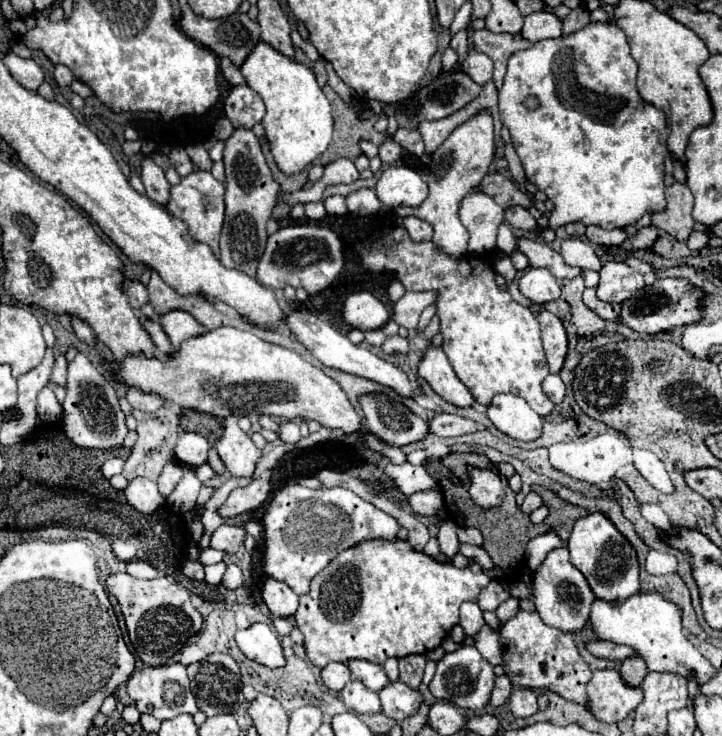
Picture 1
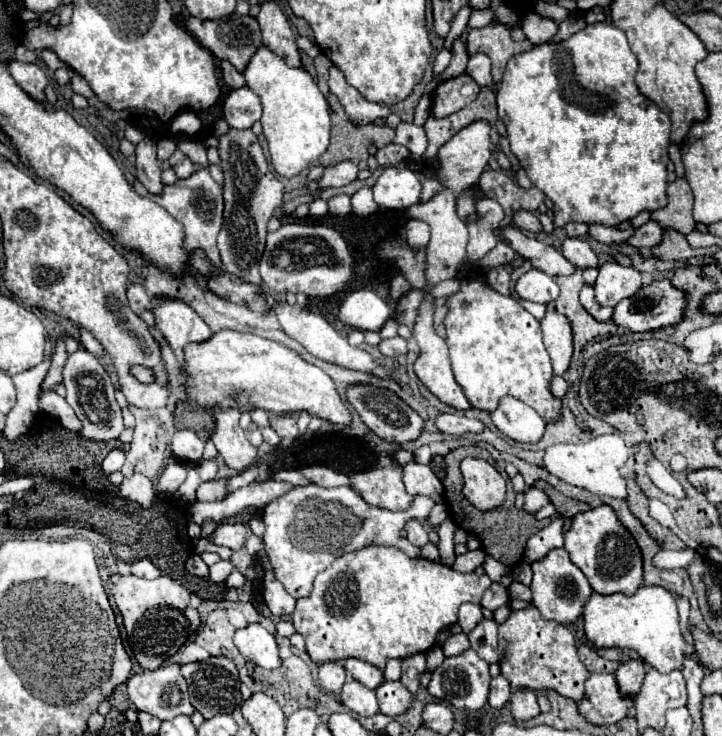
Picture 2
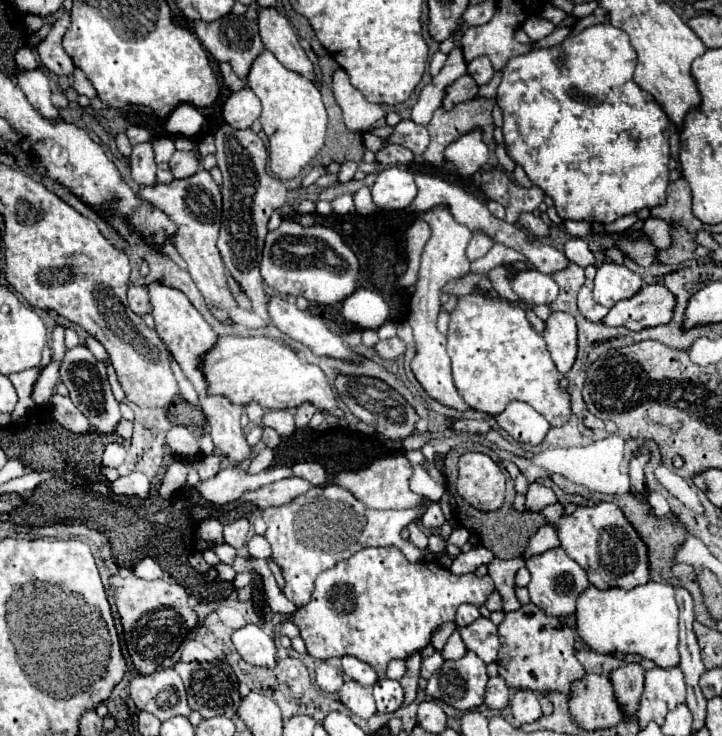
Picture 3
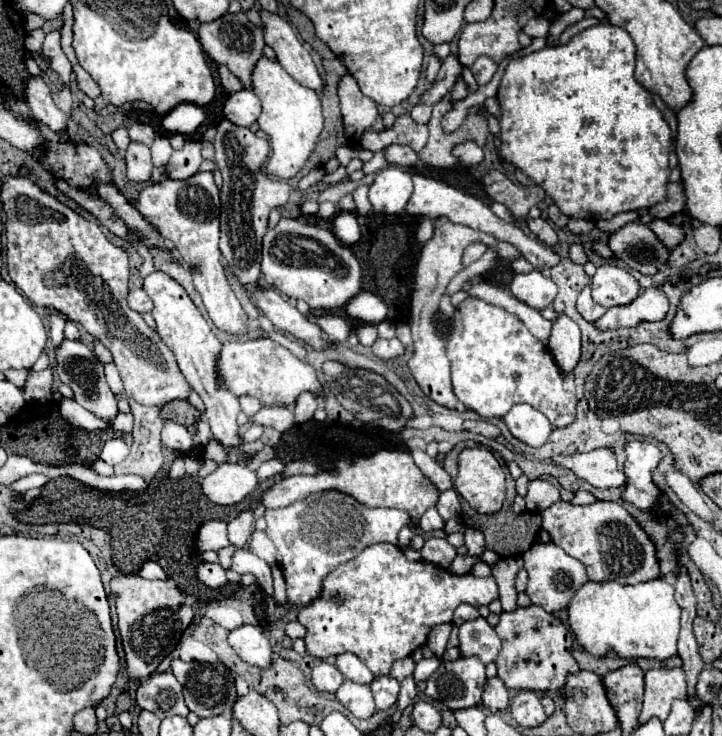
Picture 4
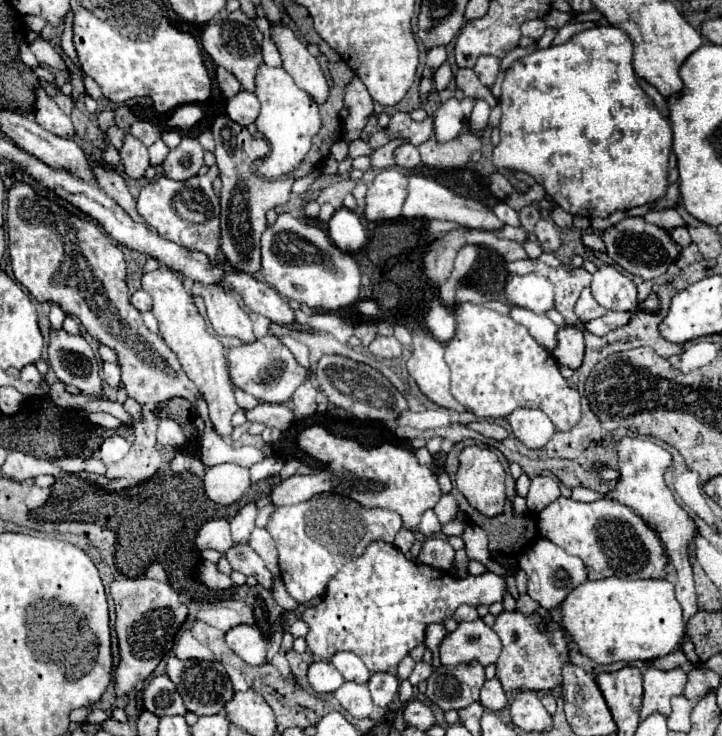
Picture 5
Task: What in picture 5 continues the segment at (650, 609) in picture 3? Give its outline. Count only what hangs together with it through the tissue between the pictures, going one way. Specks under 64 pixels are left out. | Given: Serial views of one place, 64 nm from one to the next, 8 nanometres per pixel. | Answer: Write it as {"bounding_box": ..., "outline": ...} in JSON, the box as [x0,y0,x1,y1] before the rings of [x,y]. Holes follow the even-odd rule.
{"bounding_box":[562,576,684,664],"outline":[[[616,576],[604,580],[588,580],[574,588],[562,604],[562,626],[568,630],[572,640],[578,644],[580,652],[592,658],[598,664],[610,662],[636,662],[636,660],[654,660],[662,658],[678,648],[678,642],[684,634],[682,622],[682,608],[674,598],[674,586],[660,578],[660,580],[620,580]]]}

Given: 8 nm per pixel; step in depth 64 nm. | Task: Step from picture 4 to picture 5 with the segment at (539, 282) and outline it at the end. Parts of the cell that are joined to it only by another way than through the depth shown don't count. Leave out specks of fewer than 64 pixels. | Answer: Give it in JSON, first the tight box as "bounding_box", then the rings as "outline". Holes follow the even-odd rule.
{"bounding_box":[504,274,554,312],"outline":[[[540,274],[514,275],[506,288],[504,294],[508,296],[510,304],[520,304],[522,308],[528,308],[532,312],[548,312],[554,308],[554,286],[548,278]]]}

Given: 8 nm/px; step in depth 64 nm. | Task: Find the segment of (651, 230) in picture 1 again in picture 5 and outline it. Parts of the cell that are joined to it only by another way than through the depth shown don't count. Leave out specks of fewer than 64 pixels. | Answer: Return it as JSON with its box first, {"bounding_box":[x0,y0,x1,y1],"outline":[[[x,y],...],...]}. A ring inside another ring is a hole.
{"bounding_box":[668,226,690,248],"outline":[[[684,226],[674,228],[674,230],[668,230],[668,234],[670,234],[670,238],[674,240],[674,244],[680,246],[680,248],[684,248],[684,246],[690,244],[690,234],[688,234],[688,230],[686,230]]]}

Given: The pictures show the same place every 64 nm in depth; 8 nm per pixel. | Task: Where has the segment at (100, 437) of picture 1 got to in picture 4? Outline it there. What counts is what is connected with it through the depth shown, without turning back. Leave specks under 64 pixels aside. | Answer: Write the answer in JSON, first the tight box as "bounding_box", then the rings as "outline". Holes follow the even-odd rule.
{"bounding_box":[56,340,118,420],"outline":[[[64,340],[60,348],[56,348],[56,372],[60,376],[60,380],[64,384],[68,384],[74,392],[74,400],[90,410],[92,414],[96,414],[100,420],[114,420],[118,416],[118,406],[116,406],[116,398],[106,382],[106,376],[104,376],[104,364],[100,360],[96,360],[94,352],[84,346],[82,342],[78,340]]]}

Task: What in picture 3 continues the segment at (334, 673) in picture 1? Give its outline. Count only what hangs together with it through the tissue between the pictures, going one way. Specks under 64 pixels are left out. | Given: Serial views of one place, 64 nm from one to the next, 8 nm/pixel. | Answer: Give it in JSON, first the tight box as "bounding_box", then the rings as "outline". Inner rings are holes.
{"bounding_box":[316,662,344,692],"outline":[[[320,662],[316,668],[316,684],[324,692],[338,692],[344,684],[344,674],[340,666],[334,666],[332,662]]]}

